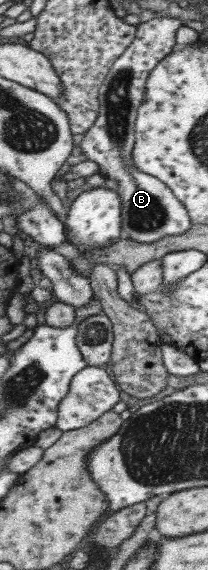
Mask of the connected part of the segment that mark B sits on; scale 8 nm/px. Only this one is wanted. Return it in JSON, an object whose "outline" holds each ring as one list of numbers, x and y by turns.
{"outline":[[155,17,139,23,135,26,135,34,128,47,112,63,110,71,100,84,97,91,97,100,99,103,96,119,93,124,82,134,80,140,80,153,87,160,94,161,98,165,98,173,104,178,115,179,117,181,121,211,121,230,119,237,121,239,131,239,132,241,150,243,158,241,168,235,182,235,191,226,188,214,184,207,174,197,174,194,159,179,146,175,138,171,132,163,131,151,134,145,133,125,135,124,136,110,144,99,145,81,150,71,164,59,173,49,174,32,182,25,178,19,169,17]]}

